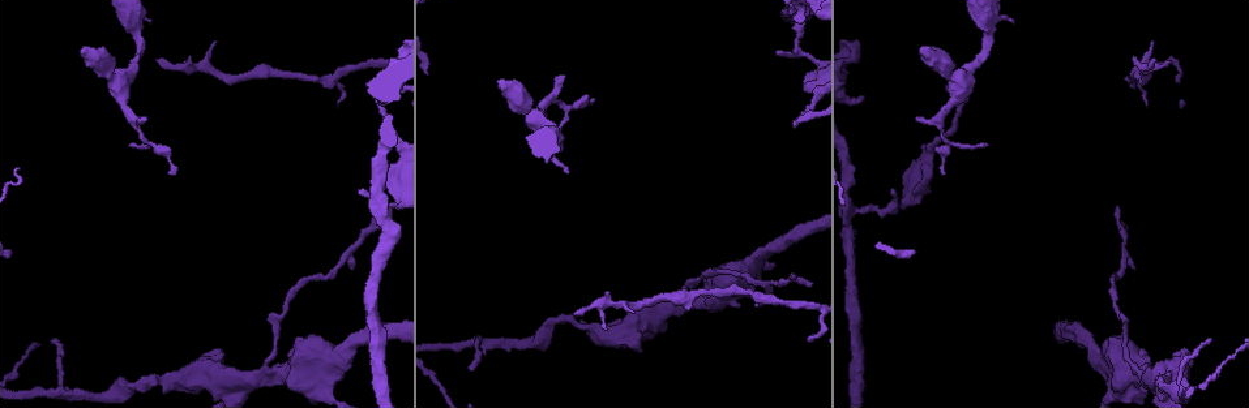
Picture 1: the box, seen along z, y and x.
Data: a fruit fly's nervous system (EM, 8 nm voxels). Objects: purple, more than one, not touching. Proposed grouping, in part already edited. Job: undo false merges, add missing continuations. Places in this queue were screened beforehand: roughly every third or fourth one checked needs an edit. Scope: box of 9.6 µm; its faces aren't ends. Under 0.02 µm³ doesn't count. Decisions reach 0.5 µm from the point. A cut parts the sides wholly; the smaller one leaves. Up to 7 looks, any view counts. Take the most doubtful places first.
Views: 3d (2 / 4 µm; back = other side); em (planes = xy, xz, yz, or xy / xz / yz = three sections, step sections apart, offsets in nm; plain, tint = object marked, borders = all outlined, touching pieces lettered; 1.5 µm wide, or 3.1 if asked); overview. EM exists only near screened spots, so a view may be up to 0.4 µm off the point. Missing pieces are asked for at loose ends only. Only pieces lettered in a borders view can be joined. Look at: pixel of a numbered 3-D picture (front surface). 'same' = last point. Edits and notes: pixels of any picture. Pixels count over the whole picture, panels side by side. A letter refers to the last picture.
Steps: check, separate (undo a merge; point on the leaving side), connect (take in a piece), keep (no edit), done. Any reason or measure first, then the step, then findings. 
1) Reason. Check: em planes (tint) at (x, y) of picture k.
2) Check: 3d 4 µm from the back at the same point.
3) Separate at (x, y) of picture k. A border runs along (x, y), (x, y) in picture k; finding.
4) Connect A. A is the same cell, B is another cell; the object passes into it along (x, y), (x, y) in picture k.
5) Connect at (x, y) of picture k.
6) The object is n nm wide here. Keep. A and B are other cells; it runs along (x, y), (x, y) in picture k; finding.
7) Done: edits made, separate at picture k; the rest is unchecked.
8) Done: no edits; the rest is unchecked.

Thick end. Check: 3d 4 µm at (81, 50) of picture 1.

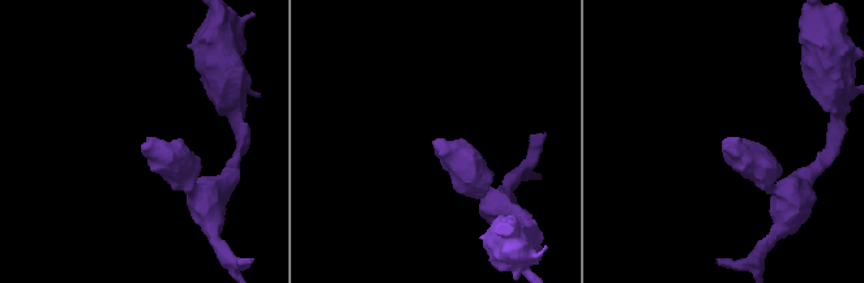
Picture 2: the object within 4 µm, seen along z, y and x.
Shape alone is not enough. Check: em xy step 4 (borders) at (142, 145) of picture 2.

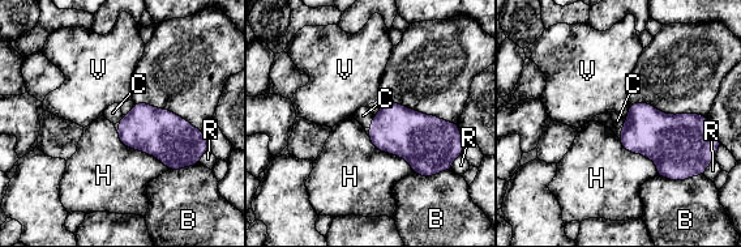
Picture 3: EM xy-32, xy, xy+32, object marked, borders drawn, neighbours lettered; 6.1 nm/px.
Connect at (363, 115) of picture 3. C is the same cell, B, H, R and V are other cells; the object passes into it along (395, 130), (372, 122), (363, 115) in picture 3; the neuron continues.

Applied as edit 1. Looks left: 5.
Check: 3d 2 µm from the back at (54, 338) of picture 1.

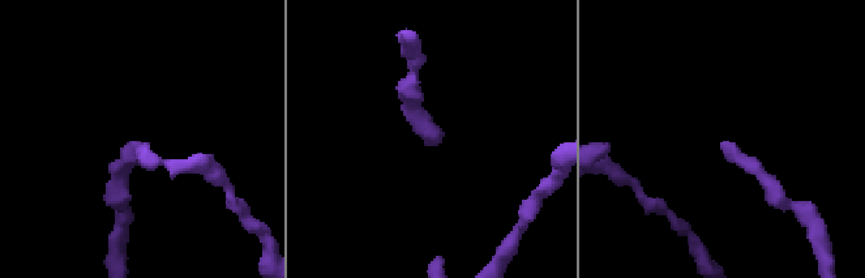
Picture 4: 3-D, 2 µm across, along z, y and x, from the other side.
Now the EM. Check: em yz step 8 (tint) at (427, 145) of picture 4.

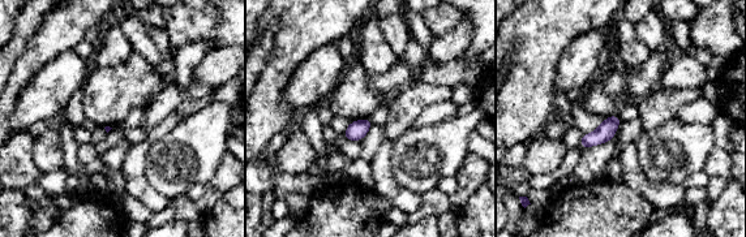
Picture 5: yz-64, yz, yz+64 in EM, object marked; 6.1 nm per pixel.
Another direction. Check: em planes (borders) at the same point.

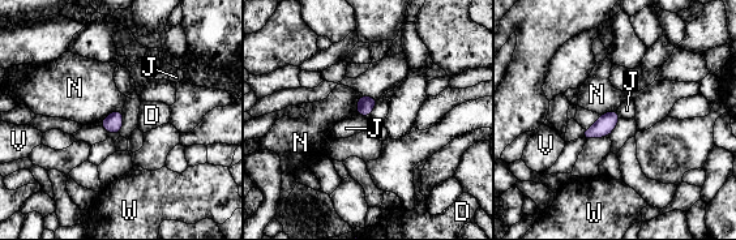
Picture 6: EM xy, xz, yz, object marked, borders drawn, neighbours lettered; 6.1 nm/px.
The object is 100 nm wide here. Keep. D, J, N, V and W are other cells; a border runs along (356, 114), (369, 116) in picture 6; none of them fits.

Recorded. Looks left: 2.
Done: edits made, connect at picture 3; the rest is unchecked.

